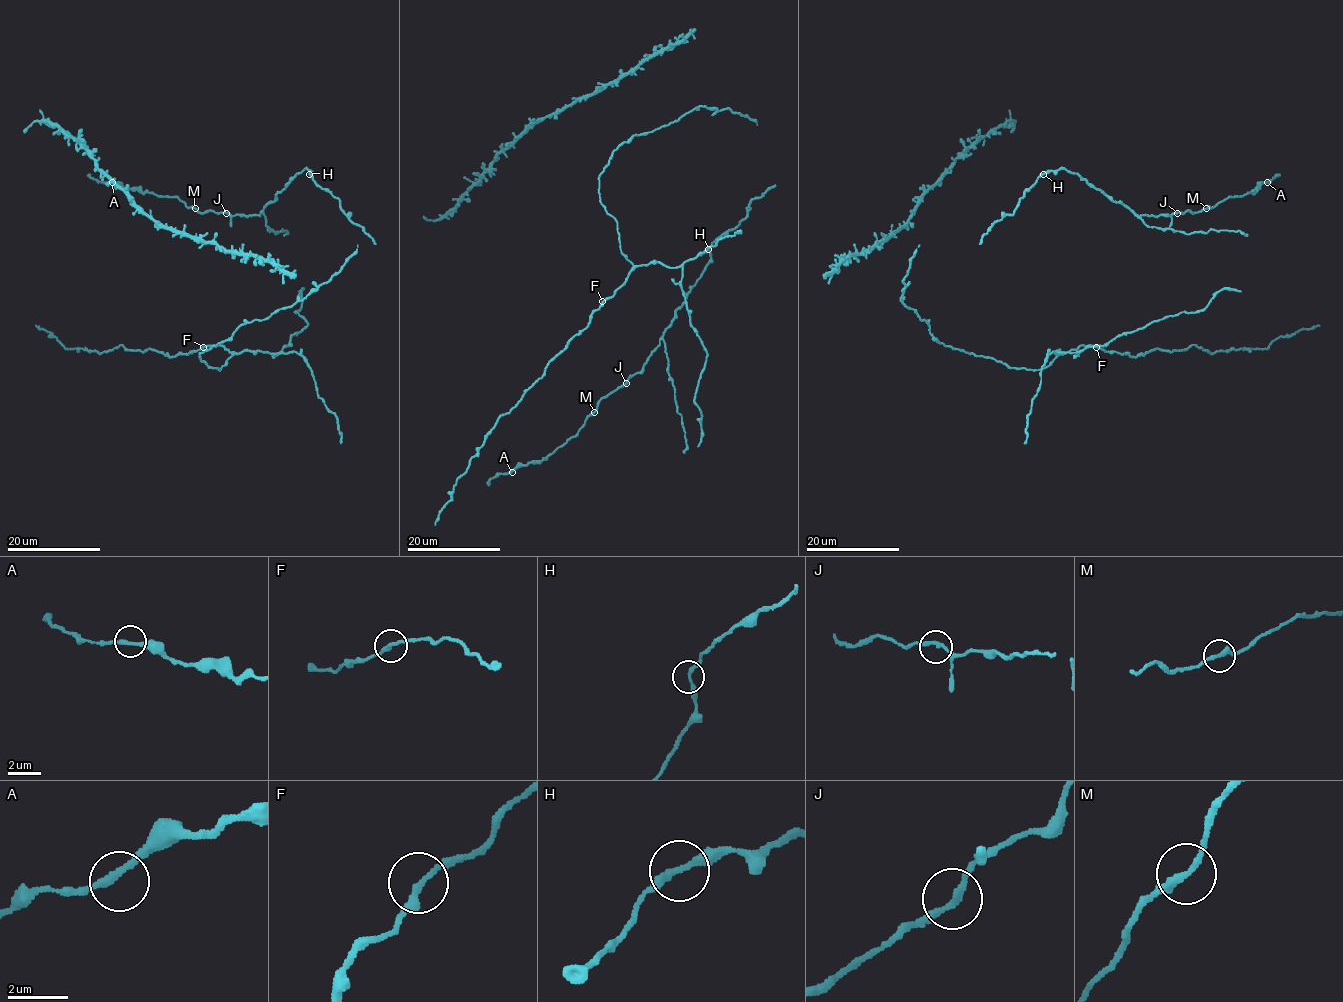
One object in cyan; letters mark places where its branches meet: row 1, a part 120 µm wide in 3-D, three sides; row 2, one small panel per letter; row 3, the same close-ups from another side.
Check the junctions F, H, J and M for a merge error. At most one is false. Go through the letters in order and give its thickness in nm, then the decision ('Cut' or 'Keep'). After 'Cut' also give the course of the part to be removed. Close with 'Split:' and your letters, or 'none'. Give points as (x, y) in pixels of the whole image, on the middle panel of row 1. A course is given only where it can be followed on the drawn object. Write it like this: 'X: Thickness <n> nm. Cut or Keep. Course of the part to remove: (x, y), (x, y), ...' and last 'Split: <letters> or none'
F: Thickness 240 nm. Keep
H: Thickness 240 nm. Keep
J: Thickness 240 nm. Keep
M: Thickness 260 nm. Keep
Split: none

